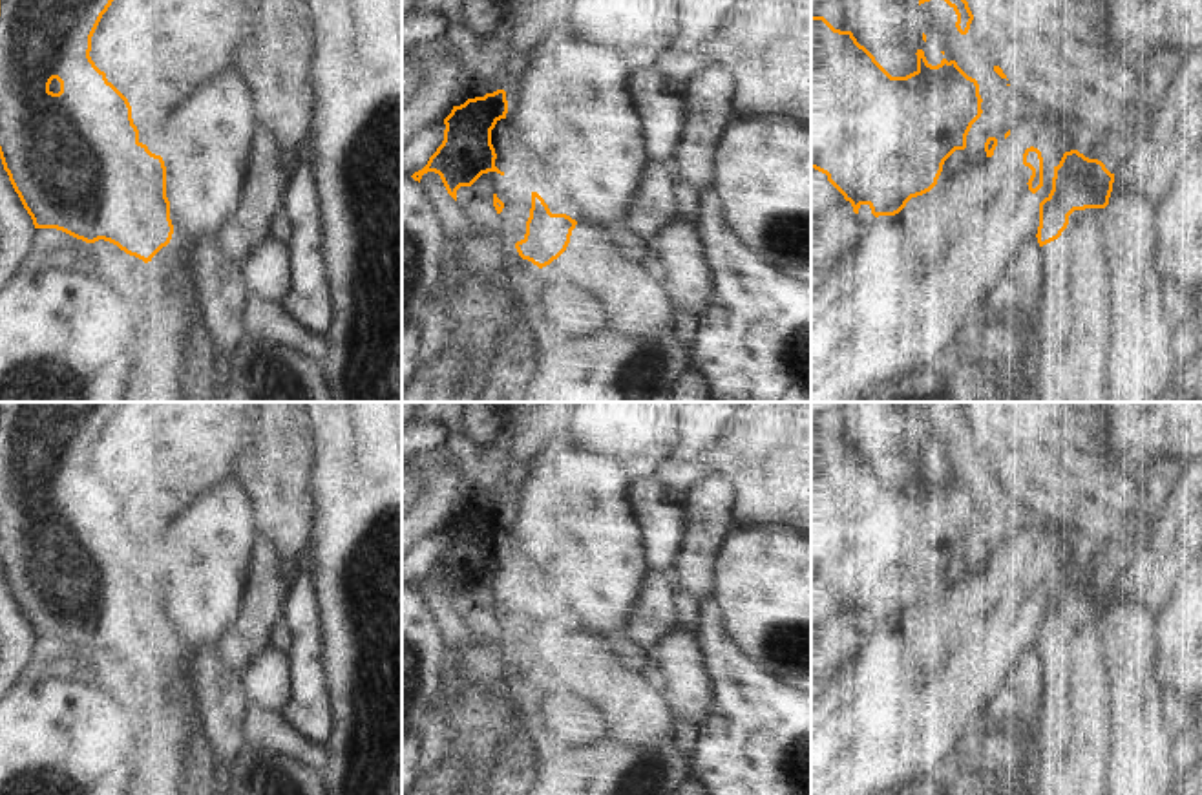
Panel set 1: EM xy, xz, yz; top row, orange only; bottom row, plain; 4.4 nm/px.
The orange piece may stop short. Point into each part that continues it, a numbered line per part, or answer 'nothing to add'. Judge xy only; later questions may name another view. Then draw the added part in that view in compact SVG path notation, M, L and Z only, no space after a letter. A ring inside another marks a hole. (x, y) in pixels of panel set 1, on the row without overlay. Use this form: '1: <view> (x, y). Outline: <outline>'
1: xy (170, 750). Outline: M174 638L170 652L144 673L144 689L161 704L161 715L133 731L137 757L128 795L190 795L201 786L206 742L203 737L201 702L194 689L195 654L186 640Z

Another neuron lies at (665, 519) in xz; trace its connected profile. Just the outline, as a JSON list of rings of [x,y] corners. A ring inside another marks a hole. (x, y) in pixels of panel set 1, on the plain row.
[[[656,475],[634,479],[632,503],[645,530],[652,572],[674,574],[689,532],[689,510]]]

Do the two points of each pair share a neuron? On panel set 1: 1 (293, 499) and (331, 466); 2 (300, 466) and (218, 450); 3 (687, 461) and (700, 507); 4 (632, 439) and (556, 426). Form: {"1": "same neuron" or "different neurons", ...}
{"1": "different neurons", "2": "different neurons", "3": "different neurons", "4": "same neuron"}

